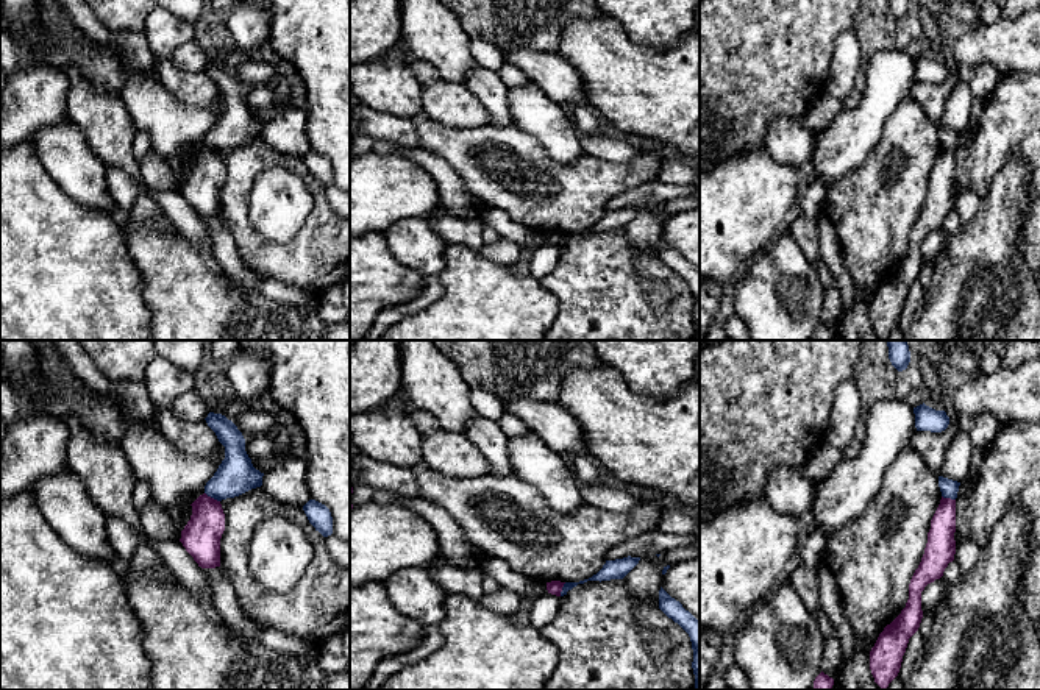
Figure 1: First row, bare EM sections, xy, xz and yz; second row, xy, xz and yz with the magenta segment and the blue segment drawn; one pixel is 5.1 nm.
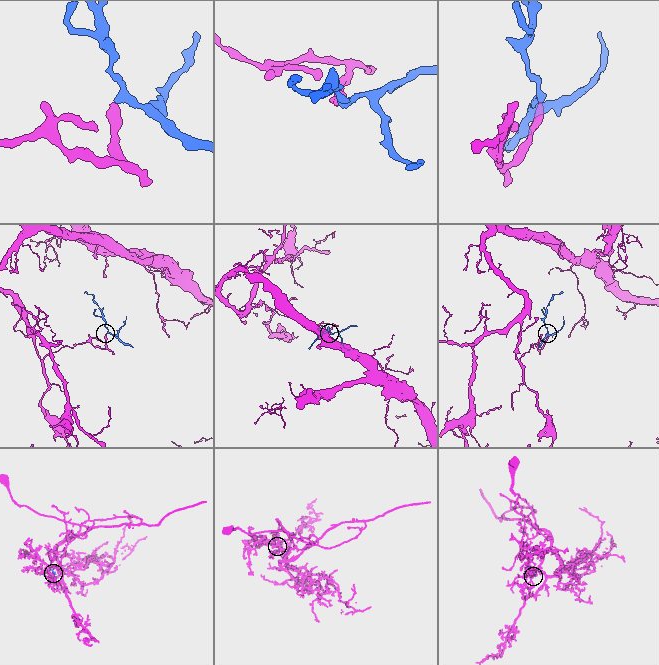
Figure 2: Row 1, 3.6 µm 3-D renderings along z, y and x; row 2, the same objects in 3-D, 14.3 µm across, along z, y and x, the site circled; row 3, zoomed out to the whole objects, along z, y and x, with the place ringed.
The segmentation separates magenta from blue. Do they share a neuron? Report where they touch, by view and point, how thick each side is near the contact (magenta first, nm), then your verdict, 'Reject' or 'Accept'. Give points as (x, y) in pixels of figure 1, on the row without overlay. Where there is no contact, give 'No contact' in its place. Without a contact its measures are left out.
Touches magenta at xy (213, 149). Thickness 200 nm (magenta) against 200 nm. Reject

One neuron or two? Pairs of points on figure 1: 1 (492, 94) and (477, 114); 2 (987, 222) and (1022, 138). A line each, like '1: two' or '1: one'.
1: two
2: two

